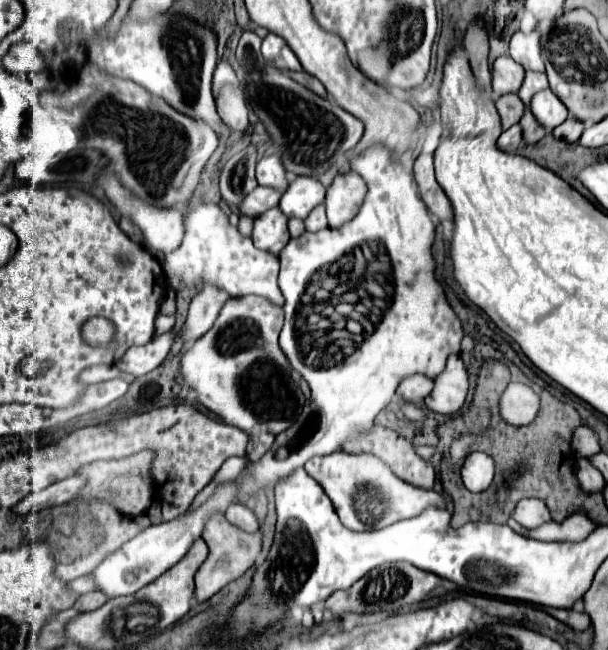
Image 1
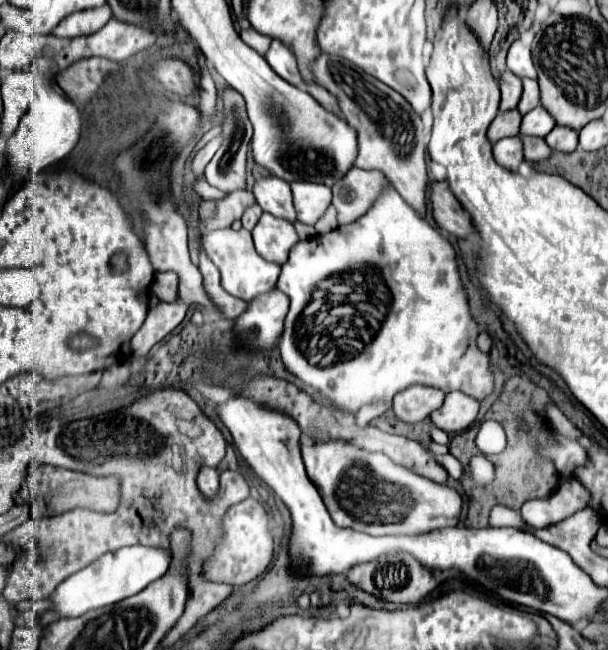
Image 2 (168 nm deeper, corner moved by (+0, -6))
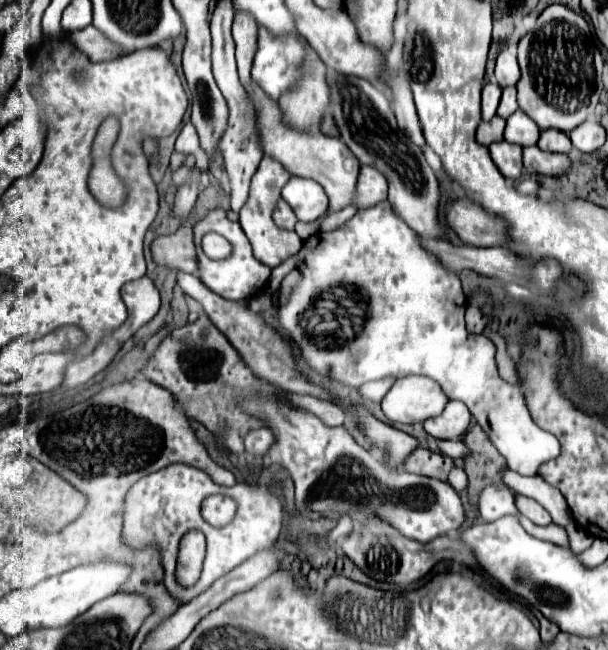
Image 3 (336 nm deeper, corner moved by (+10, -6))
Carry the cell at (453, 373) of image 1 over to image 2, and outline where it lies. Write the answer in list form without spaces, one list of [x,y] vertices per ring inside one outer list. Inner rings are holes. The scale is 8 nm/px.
[[[452,391],[446,395],[444,405],[430,415],[432,423],[446,433],[462,433],[466,431],[478,415],[480,403],[460,391]]]

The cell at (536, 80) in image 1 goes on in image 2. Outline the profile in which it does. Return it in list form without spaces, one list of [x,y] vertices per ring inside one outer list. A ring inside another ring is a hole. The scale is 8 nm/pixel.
[[[522,79],[522,85],[524,85],[524,93],[520,97],[518,111],[524,115],[524,113],[532,111],[534,107],[538,107],[540,99],[538,99],[538,83],[534,79]]]

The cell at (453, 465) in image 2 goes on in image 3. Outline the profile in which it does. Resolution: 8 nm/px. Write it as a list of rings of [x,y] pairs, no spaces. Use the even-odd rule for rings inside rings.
[[[454,467],[454,469],[450,471],[450,475],[448,475],[448,483],[450,483],[456,491],[464,491],[464,489],[466,489],[466,485],[468,485],[468,479],[466,479],[464,469]]]

